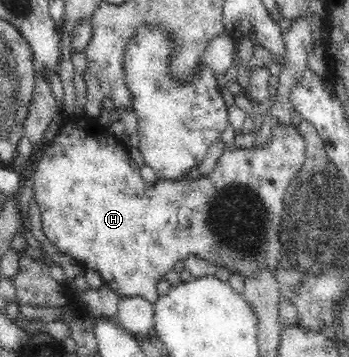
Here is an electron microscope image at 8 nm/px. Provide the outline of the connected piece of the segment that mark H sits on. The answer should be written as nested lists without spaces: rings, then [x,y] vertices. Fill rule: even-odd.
[[[73,116],[66,119],[65,125],[61,127],[59,135],[55,137],[52,144],[45,145],[42,150],[41,159],[38,161],[38,168],[33,177],[33,192],[35,203],[39,205],[43,231],[53,245],[64,253],[71,255],[77,262],[82,261],[88,269],[98,271],[102,277],[103,283],[107,284],[115,293],[122,298],[139,296],[151,303],[155,303],[158,298],[157,283],[162,280],[163,275],[172,269],[177,261],[185,259],[187,255],[198,255],[212,263],[216,267],[226,267],[232,273],[247,277],[253,274],[255,269],[261,269],[261,265],[268,265],[268,269],[273,269],[276,276],[277,261],[281,255],[281,242],[279,242],[279,227],[281,227],[282,202],[290,181],[297,175],[301,169],[303,159],[305,159],[305,140],[302,139],[298,128],[293,123],[286,126],[277,126],[272,130],[272,136],[267,140],[264,146],[253,145],[250,149],[229,147],[221,154],[218,164],[214,170],[199,178],[187,177],[183,180],[159,180],[153,185],[147,185],[139,173],[137,163],[129,154],[129,146],[125,140],[119,140],[107,130],[108,127],[99,123],[98,119],[86,116]]]

